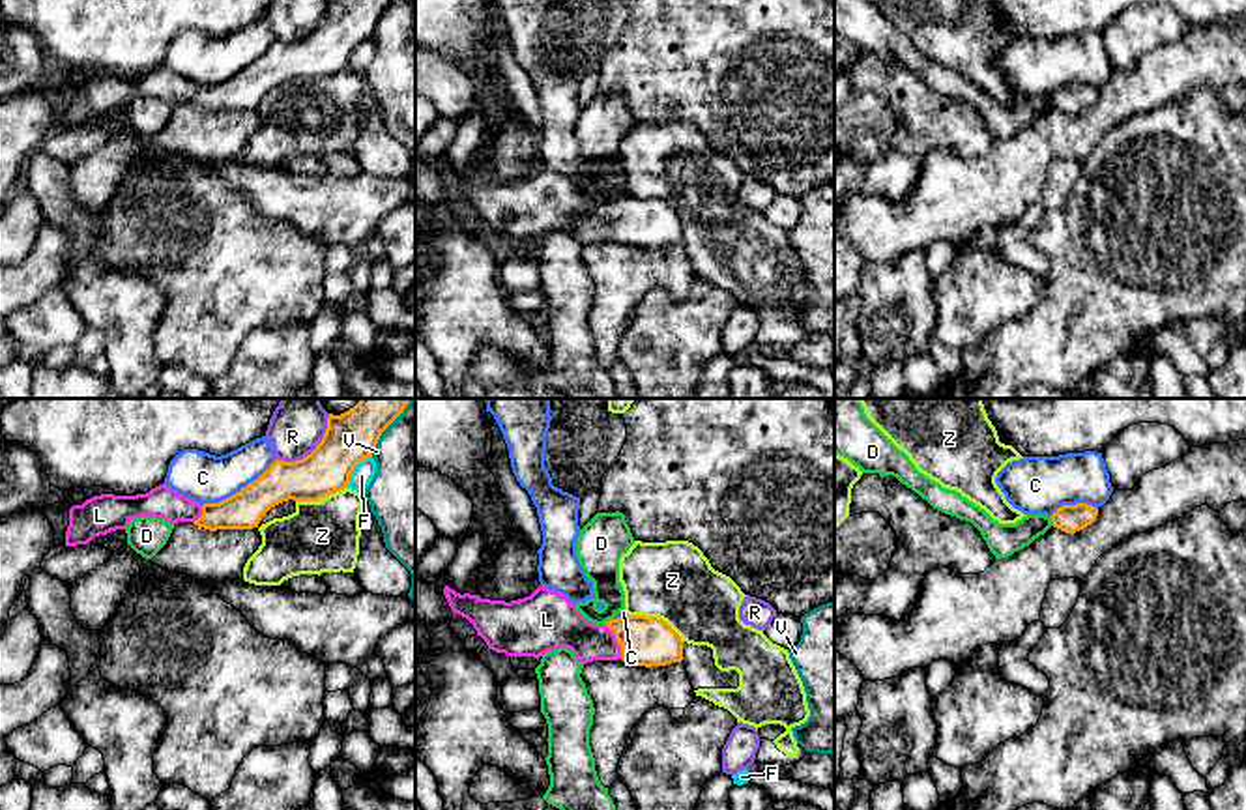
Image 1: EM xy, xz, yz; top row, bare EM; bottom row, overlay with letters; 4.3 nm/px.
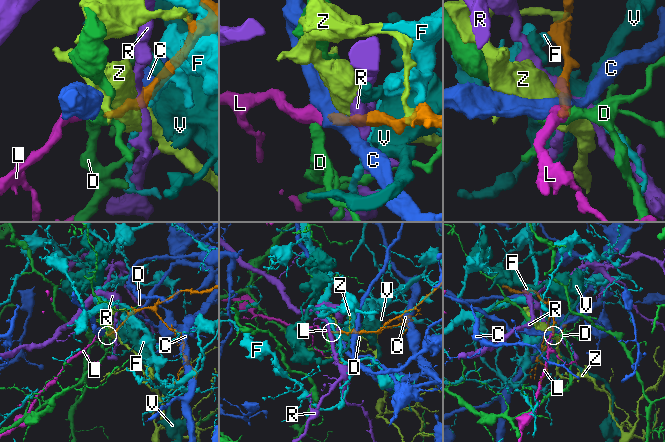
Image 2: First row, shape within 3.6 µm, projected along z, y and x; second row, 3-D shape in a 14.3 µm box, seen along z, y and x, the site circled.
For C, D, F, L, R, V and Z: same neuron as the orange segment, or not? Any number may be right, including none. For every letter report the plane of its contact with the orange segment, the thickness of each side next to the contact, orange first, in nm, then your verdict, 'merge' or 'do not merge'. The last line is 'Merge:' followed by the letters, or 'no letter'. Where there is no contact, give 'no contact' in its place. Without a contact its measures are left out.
C: xy | 170/220 nm | do not merge
D: xz | 220/160 nm | do not merge
F: xy | 200/90 nm | do not merge
L: xz | 220/180 nm | merge
R: xy | 200/180 nm | do not merge
V: xy | 200/340 nm | do not merge
Z: xz | 220/340 nm | do not merge
Merge: L

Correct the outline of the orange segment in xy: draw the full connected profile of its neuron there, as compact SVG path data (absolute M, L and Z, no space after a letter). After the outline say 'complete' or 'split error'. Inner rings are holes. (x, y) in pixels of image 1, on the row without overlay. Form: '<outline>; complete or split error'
M327 0L316 30L301 41L275 41L256 62L219 84L196 84L165 64L146 75L101 75L69 90L65 127L88 125L94 118L127 110L140 97L198 108L253 110L275 86L318 82L348 69L354 49L372 37L382 13L395 0Z; split error

